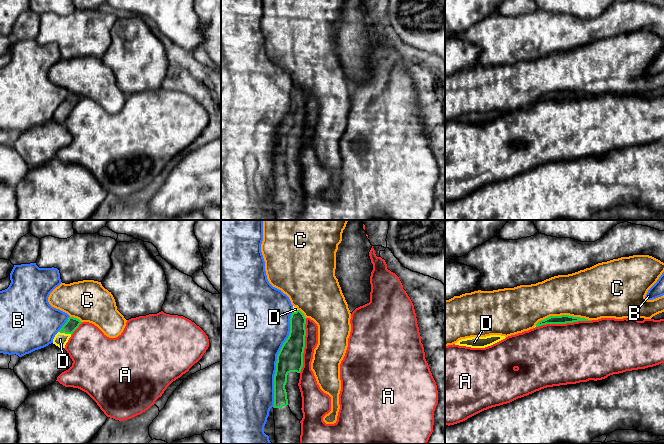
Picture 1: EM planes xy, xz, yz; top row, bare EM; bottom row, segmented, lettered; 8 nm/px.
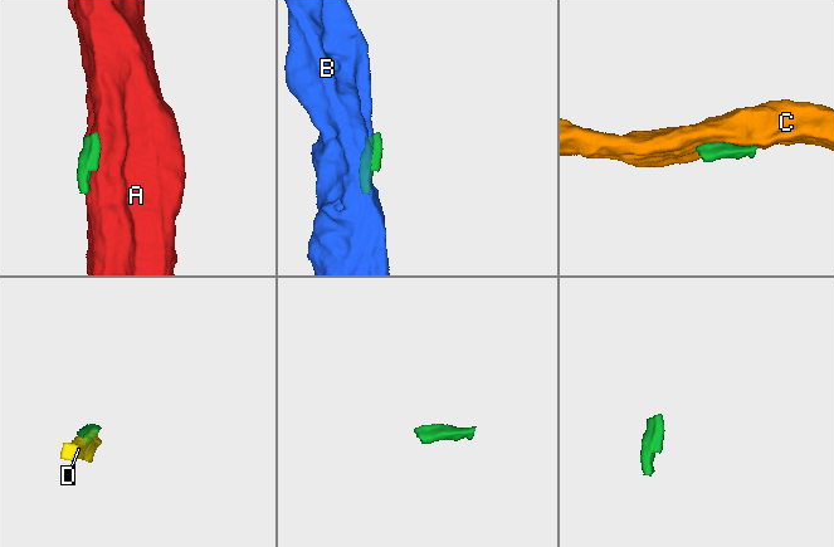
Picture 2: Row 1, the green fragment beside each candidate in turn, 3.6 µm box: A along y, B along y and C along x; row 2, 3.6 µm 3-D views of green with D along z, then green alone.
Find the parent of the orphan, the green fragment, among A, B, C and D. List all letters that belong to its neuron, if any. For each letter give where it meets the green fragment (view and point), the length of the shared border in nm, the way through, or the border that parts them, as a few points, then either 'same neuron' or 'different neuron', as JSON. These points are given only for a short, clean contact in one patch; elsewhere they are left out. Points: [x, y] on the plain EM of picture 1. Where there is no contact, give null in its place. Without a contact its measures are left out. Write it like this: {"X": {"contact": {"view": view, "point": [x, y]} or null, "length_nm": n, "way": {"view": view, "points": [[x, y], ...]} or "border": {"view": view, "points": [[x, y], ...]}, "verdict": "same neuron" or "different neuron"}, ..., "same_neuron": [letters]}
{"A": {"contact": {"view": "yz", "point": [564, 99]}, "length_nm": 460, "verdict": "different neuron"}, "B": {"contact": {"view": "xz", "point": [277, 135]}, "length_nm": 800, "verdict": "different neuron"}, "C": {"contact": {"view": "yz", "point": [563, 91]}, "length_nm": 460, "verdict": "different neuron"}, "D": {"contact": {"view": "xy", "point": [65, 109]}, "length_nm": 110, "way": {"view": "xy", "points": [[72, 100], [65, 109], [60, 115]]}, "verdict": "same neuron"}, "same_neuron": ["D"]}

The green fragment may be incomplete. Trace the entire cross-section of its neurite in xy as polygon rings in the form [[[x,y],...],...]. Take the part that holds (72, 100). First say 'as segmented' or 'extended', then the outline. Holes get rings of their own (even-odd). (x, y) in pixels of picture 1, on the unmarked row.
extended; [[[69,93],[66,99],[58,107],[53,115],[53,120],[59,124],[65,124],[66,119],[73,110],[73,108],[79,103],[82,98],[74,93]]]

